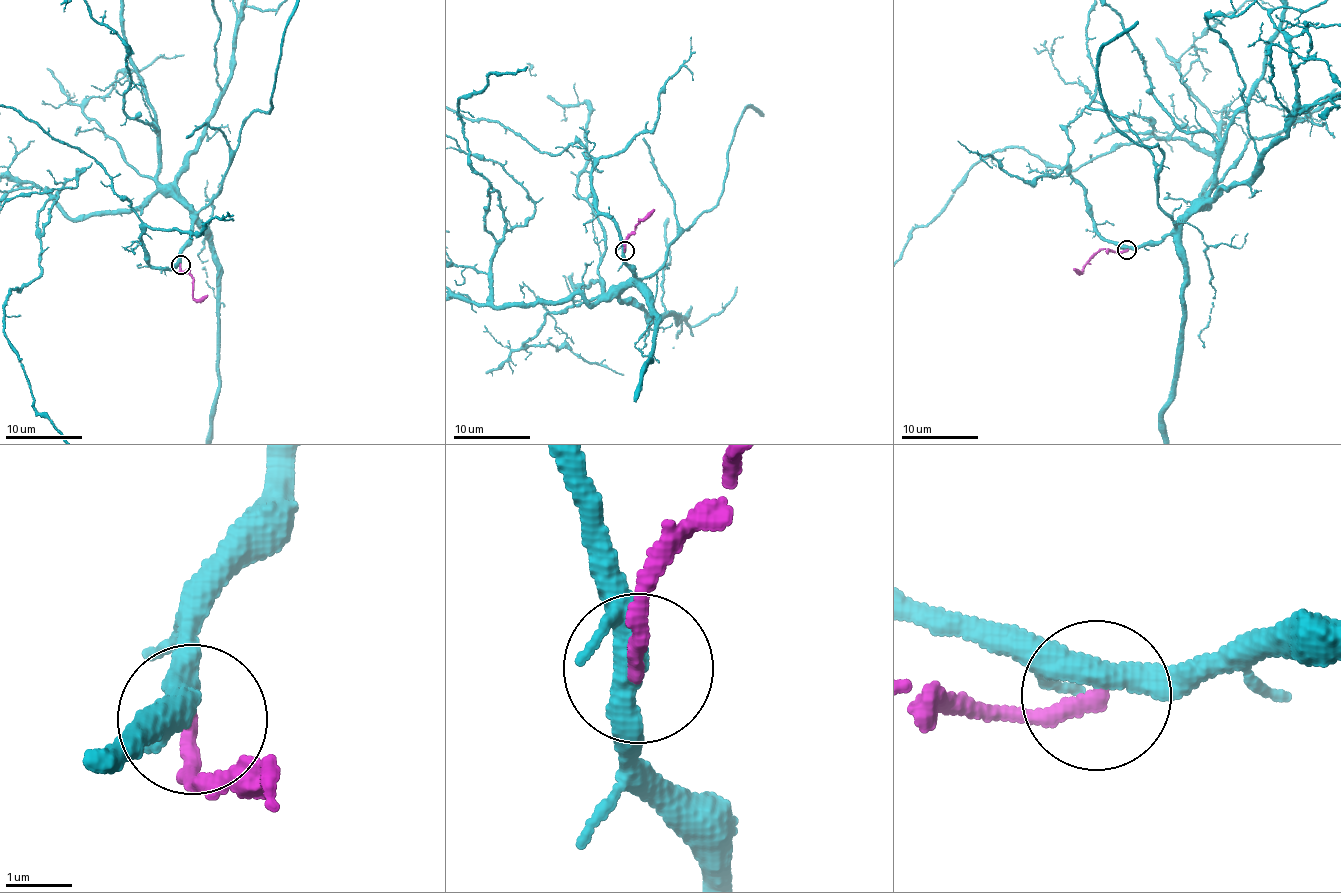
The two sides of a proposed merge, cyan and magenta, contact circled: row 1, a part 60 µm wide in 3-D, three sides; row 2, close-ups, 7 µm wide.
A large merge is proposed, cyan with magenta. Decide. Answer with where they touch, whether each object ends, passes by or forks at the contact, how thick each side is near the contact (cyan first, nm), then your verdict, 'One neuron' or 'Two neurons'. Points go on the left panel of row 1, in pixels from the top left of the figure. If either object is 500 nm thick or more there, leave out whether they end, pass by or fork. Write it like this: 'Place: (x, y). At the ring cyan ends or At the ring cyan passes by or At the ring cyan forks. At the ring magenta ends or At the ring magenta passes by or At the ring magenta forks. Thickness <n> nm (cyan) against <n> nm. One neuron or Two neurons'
Place: (180, 264). At the ring cyan forks. At the ring magenta ends. Thickness 320 nm (cyan) against 260 nm. Two neurons

